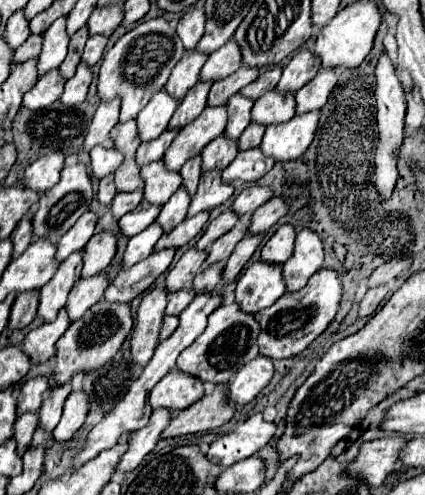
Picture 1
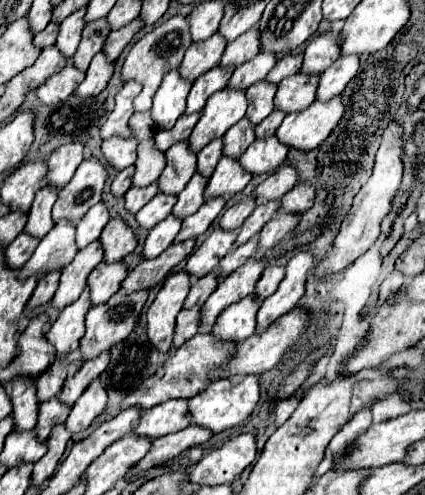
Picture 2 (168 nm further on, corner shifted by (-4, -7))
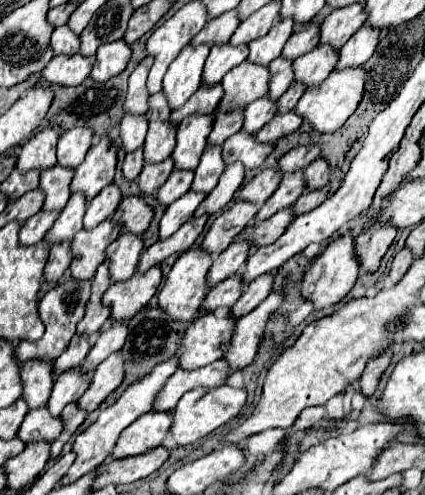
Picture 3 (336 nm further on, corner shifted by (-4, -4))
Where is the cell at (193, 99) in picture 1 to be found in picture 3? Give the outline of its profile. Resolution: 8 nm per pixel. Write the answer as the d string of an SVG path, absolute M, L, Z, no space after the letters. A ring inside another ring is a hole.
M214 45L210 49L210 55L206 59L206 67L204 67L204 75L202 75L202 83L206 81L206 85L214 85L216 81L222 81L222 77L236 67L238 63L246 61L248 57L248 45Z

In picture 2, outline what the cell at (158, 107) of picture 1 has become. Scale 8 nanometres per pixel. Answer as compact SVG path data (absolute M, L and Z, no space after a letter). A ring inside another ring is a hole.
M172 70L162 80L154 104L152 104L152 120L158 130L168 130L176 124L176 120L184 114L186 108L186 96L190 92L192 84L182 80L178 70Z

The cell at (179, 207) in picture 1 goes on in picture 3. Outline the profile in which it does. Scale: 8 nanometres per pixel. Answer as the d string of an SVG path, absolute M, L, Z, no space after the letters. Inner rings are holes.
M222 145L206 147L206 151L204 151L204 155L202 155L202 161L200 161L200 165L196 167L196 177L194 177L194 183L192 183L192 189L194 189L194 191L210 193L210 191L216 187L220 175L222 175L224 169L226 169L220 149L222 149Z

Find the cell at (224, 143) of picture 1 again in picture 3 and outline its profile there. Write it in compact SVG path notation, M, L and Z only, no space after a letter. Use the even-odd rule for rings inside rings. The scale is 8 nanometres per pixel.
M268 95L260 97L260 99L256 99L254 103L250 103L246 107L244 115L246 115L244 131L258 133L264 127L264 123L268 123L276 115L276 101L268 99Z

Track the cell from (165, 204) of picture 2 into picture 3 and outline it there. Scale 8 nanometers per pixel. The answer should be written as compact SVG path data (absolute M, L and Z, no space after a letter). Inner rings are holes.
M174 169L168 177L168 181L158 191L158 201L162 205L170 205L178 197L182 197L186 191L190 191L192 185L192 173L184 173L182 169Z

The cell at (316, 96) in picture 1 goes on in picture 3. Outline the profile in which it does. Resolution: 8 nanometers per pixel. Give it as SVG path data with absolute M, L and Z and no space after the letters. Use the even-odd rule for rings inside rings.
M362 25L358 33L354 33L350 41L340 49L340 59L338 59L336 69L356 67L356 65L366 63L376 51L378 41L380 41L380 31L372 29L372 25Z

